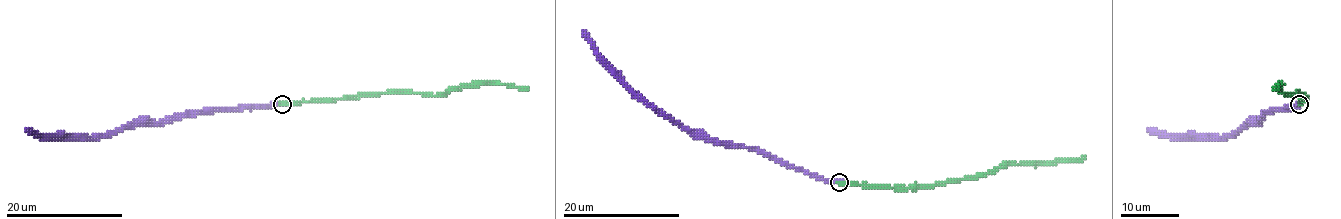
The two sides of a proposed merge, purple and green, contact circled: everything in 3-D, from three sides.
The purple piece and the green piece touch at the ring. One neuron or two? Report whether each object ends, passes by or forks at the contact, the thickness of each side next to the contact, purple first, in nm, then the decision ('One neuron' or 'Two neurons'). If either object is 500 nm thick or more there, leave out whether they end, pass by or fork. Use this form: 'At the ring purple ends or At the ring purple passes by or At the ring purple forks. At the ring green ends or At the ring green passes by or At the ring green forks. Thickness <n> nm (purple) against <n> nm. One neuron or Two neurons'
At the ring purple ends. At the ring green ends. Thickness 440 nm (purple) against 480 nm. One neuron

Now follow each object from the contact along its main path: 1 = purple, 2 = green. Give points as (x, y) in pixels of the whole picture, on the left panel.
1: (282, 104), (238, 105), (159, 121), (137, 121), (98, 136), (39, 136), (26, 127)
2: (282, 104), (402, 92), (444, 95), (483, 83), (529, 89)

